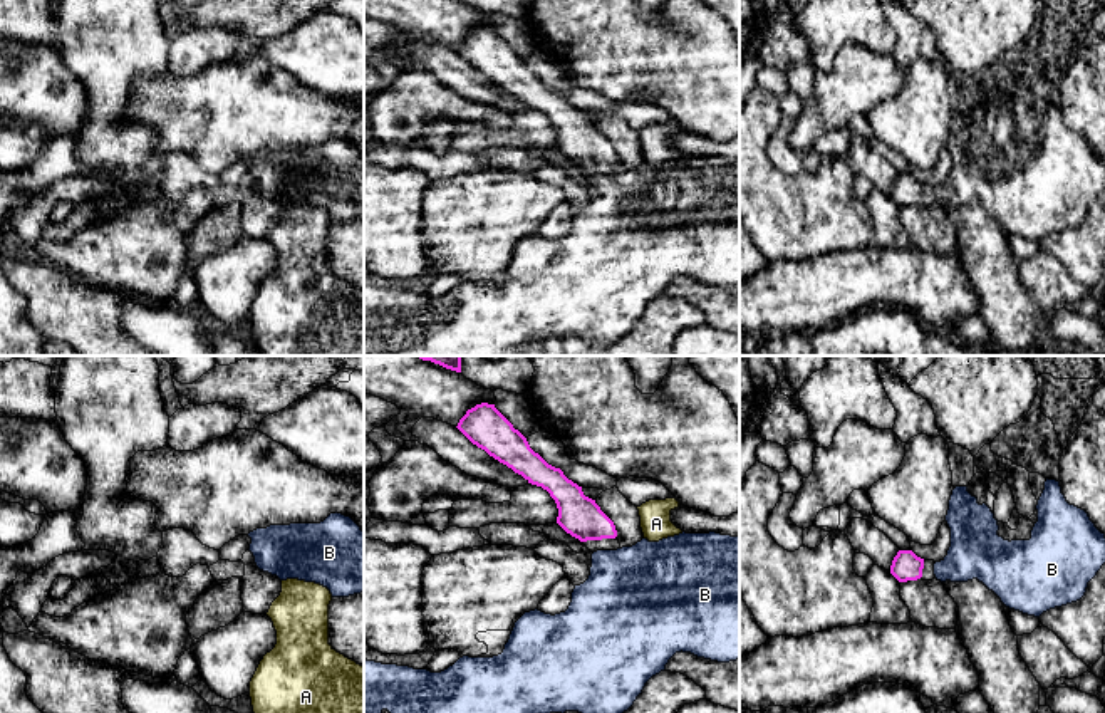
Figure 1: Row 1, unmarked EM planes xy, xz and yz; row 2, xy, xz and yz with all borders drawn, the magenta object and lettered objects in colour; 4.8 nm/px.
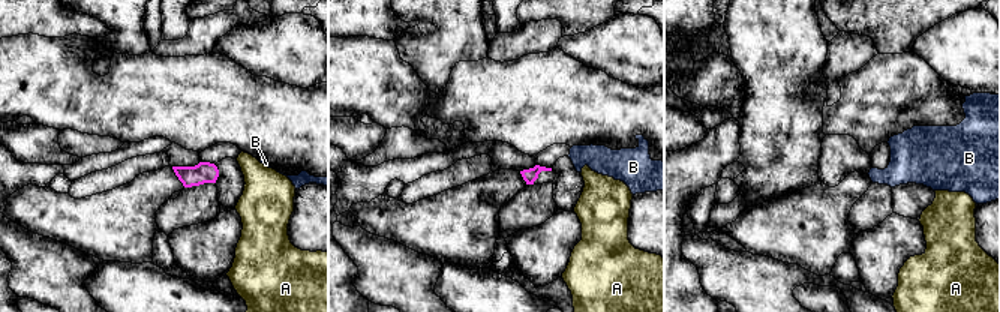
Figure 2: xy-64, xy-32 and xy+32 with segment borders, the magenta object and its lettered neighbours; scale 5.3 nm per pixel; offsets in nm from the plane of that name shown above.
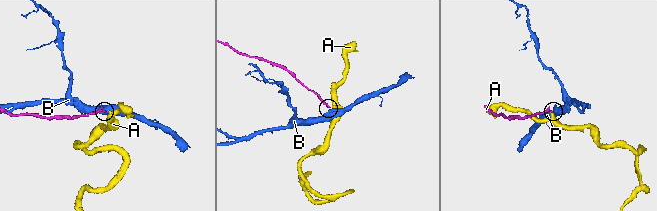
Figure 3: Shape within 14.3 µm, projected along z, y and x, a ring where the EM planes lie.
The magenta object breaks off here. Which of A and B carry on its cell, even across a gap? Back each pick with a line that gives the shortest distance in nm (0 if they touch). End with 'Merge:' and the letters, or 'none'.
B: Distance 60 nm
Merge: B

